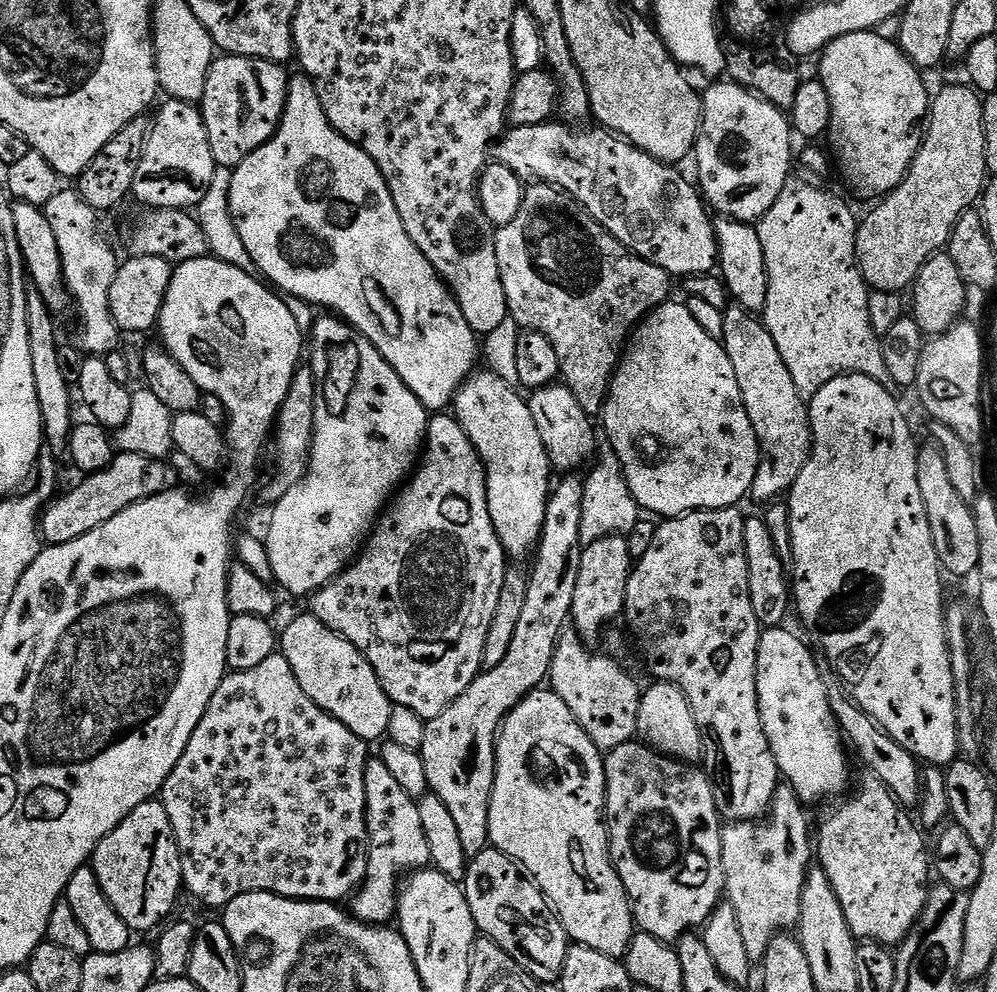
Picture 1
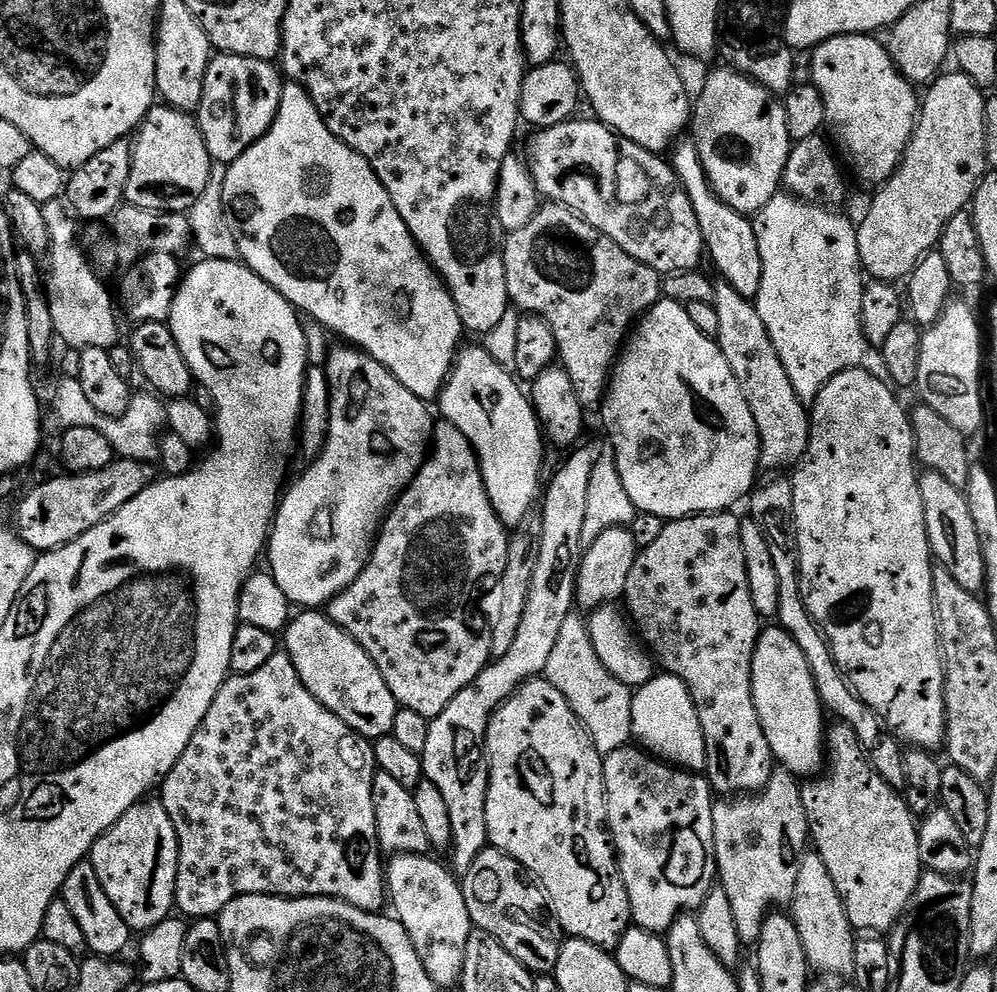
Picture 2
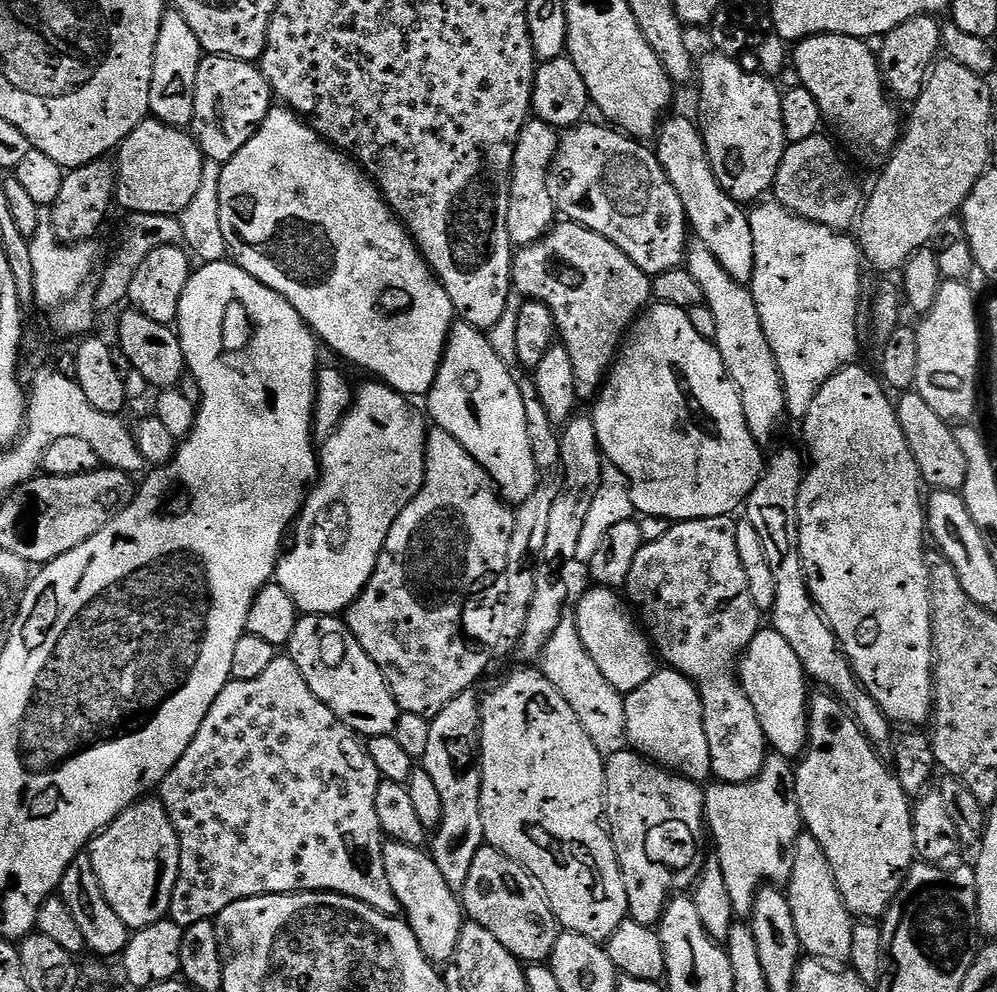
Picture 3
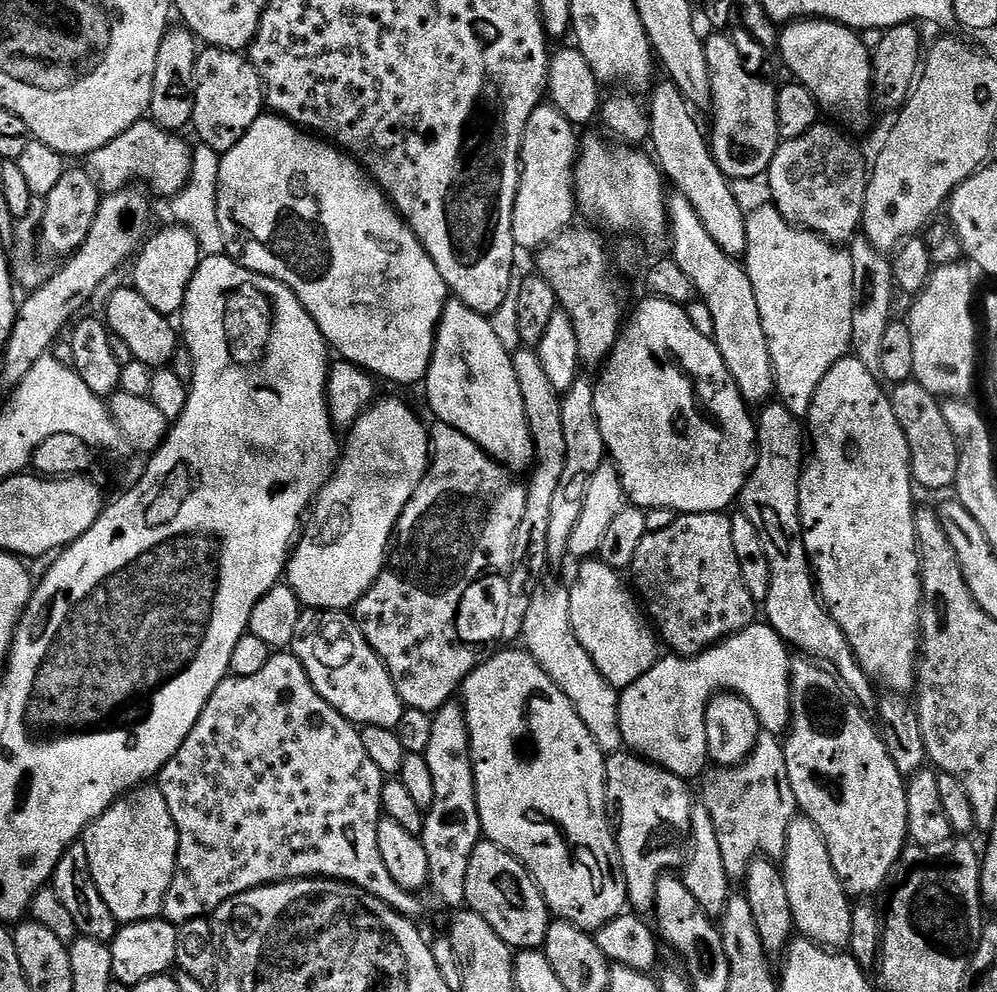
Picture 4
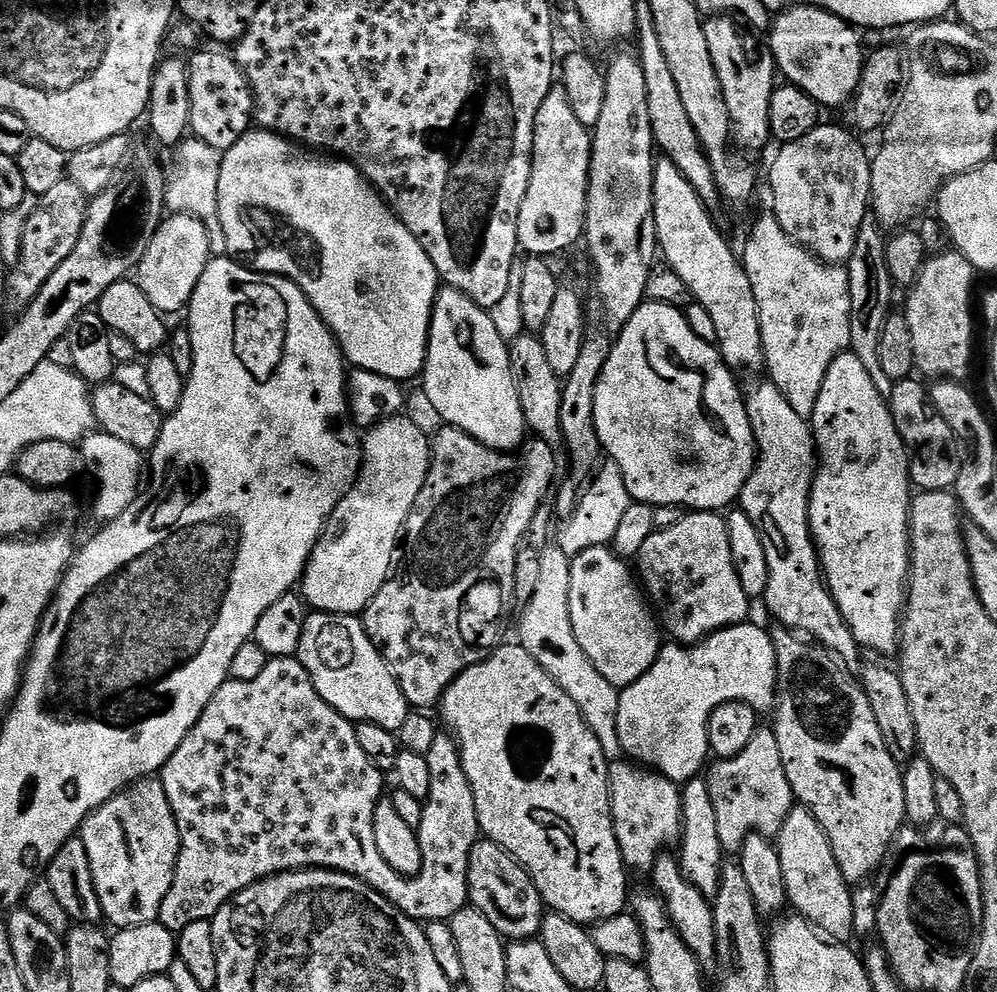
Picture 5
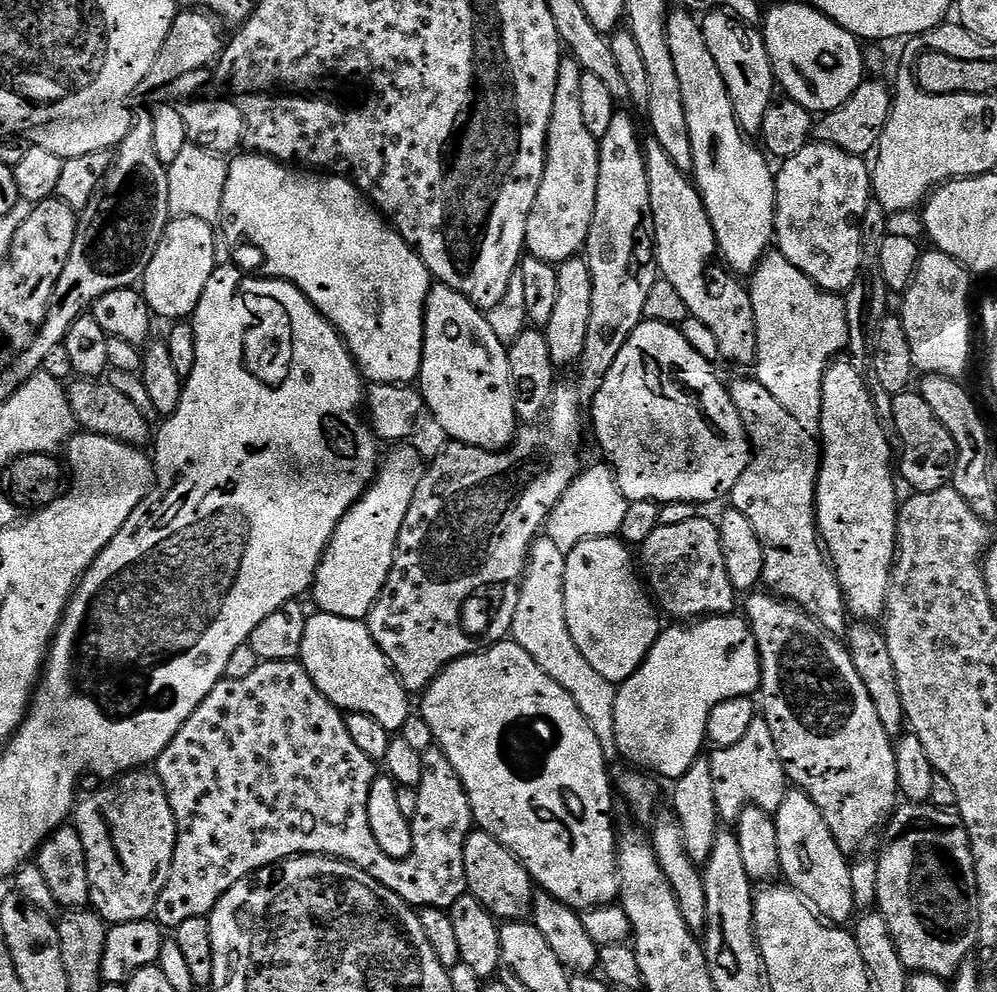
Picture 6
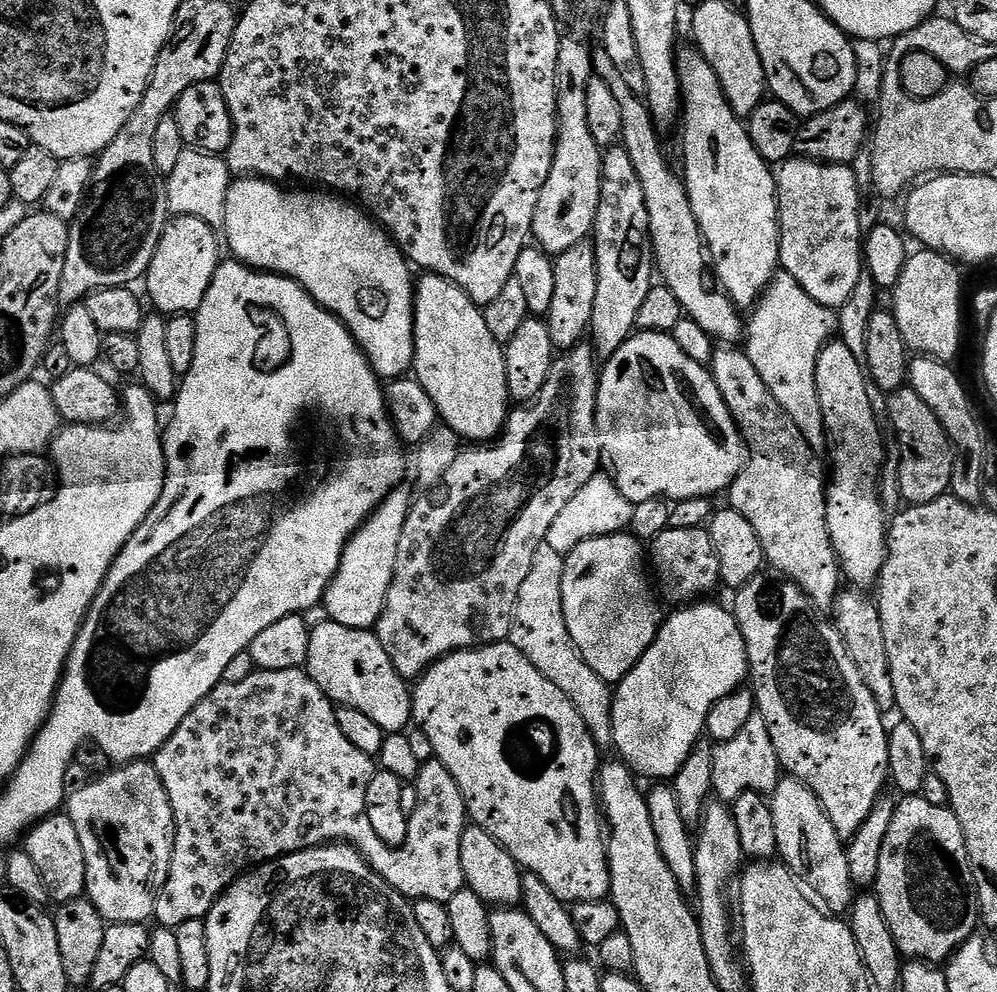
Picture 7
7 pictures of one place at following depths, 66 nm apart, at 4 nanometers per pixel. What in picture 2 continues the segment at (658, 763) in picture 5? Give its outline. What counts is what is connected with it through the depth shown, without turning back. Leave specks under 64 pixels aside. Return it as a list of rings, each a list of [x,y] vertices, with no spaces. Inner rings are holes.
[[[768,626],[760,633],[752,659],[752,697],[756,699],[762,730],[766,734],[766,742],[770,742],[775,763],[783,766],[787,772],[793,772],[797,778],[815,777],[826,764],[826,709],[820,703],[820,695],[812,677],[810,662],[806,662],[806,654],[802,654],[798,642],[794,642],[785,628]],[[653,675],[651,680],[639,685],[632,697],[632,735],[651,755],[689,772],[699,773],[702,768],[702,737],[700,719],[696,717],[696,707],[691,702],[680,704],[682,682],[676,676]]]

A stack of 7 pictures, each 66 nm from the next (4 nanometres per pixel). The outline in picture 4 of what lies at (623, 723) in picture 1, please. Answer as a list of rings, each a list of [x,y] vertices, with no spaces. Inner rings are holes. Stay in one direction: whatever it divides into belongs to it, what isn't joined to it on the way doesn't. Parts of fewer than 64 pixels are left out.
[[[548,588],[537,591],[533,595],[524,619],[524,635],[522,644],[546,670],[546,674],[570,698],[574,710],[578,710],[578,718],[586,722],[586,730],[594,738],[594,742],[604,753],[619,752],[624,748],[622,726],[620,725],[620,692],[594,666],[590,654],[582,650],[582,642],[572,629],[570,622],[570,591],[564,588]]]

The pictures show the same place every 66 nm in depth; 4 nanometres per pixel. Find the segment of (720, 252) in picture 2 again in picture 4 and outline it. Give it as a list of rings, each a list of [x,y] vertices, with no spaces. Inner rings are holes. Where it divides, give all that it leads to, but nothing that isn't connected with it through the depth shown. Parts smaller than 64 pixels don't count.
[[[657,83],[651,89],[652,101],[647,101],[646,104],[654,159],[667,183],[674,184],[679,195],[684,196],[690,206],[694,206],[694,212],[698,214],[698,218],[702,218],[702,226],[706,226],[710,238],[714,238],[714,242],[722,246],[727,256],[743,257],[748,251],[746,208],[740,205],[739,198],[732,193],[733,185],[722,174],[718,162],[712,156],[712,145],[705,129],[703,132],[699,122],[692,117],[692,105],[672,83],[663,83]]]

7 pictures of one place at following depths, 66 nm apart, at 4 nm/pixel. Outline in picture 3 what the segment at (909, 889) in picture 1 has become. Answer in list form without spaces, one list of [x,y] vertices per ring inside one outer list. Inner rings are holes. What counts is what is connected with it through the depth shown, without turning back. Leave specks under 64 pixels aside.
[[[820,690],[820,693],[813,695],[808,702],[808,747],[804,749],[795,765],[796,770],[796,797],[798,798],[798,810],[803,827],[807,835],[818,838],[818,846],[826,853],[826,862],[830,862],[830,870],[834,870],[834,882],[838,882],[838,894],[842,894],[842,902],[852,913],[853,917],[863,918],[865,921],[872,922],[877,918],[883,917],[891,909],[896,895],[900,893],[900,888],[904,884],[904,878],[908,874],[909,868],[912,867],[917,859],[916,847],[914,846],[914,826],[912,825],[913,801],[902,790],[895,772],[886,763],[881,753],[868,740],[868,736],[860,729],[860,724],[855,716],[848,711],[847,707],[837,697],[833,696],[827,690]]]

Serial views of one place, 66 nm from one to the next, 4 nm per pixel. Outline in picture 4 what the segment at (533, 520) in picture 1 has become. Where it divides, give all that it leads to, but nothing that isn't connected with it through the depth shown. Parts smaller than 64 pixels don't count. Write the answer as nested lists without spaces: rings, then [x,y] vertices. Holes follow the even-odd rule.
[[[449,299],[440,325],[436,327],[436,345],[428,367],[427,384],[428,404],[439,423],[454,426],[459,432],[466,434],[466,438],[474,441],[501,468],[519,474],[523,468],[528,470],[533,467],[536,448],[532,445],[532,435],[526,422],[522,390],[518,390],[518,378],[514,378],[512,353],[506,350],[506,346],[502,346],[502,342],[498,342],[498,334],[494,334],[494,326],[489,317],[470,310],[470,306],[466,306],[461,300]]]

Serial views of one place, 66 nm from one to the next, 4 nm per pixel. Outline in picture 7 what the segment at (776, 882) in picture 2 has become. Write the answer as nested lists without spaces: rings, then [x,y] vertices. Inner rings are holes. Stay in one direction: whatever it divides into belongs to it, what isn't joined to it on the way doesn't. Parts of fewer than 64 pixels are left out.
[[[759,714],[752,716],[750,722],[742,726],[742,734],[716,744],[712,753],[714,754],[712,791],[717,801],[731,802],[747,792],[771,794],[780,784],[782,779],[780,759],[774,750],[770,730],[766,730],[766,718]]]

